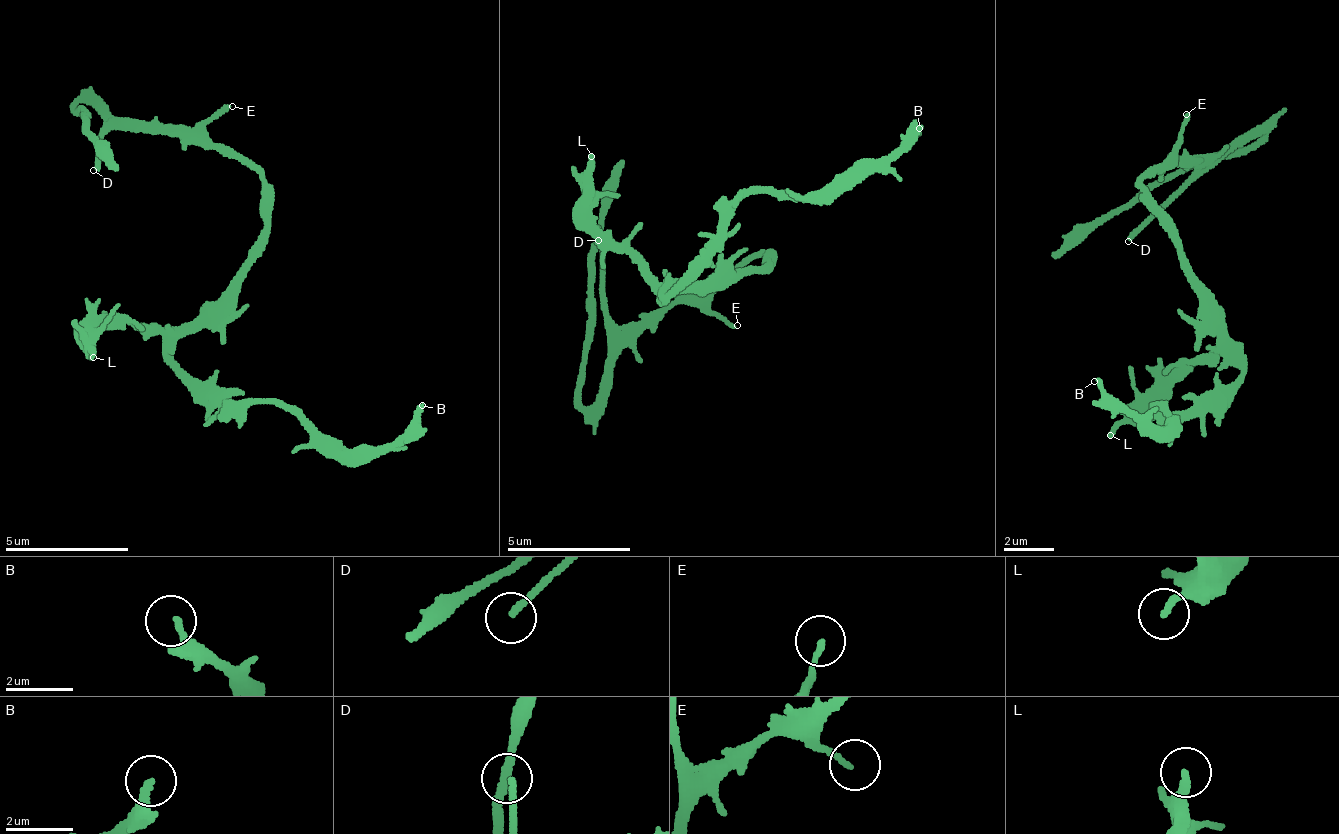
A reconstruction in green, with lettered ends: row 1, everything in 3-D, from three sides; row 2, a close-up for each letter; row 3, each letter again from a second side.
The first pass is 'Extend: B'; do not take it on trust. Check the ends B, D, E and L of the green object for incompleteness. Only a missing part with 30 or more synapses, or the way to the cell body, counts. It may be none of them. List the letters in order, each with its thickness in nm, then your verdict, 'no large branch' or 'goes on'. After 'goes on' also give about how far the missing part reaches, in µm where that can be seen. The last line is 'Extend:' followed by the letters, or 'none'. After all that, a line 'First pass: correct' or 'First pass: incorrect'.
B: 240 nm | no large branch
D: 180 nm | no large branch
E: 140 nm | no large branch
L: 240 nm | no large branch
Extend: none
First pass: incorrect

